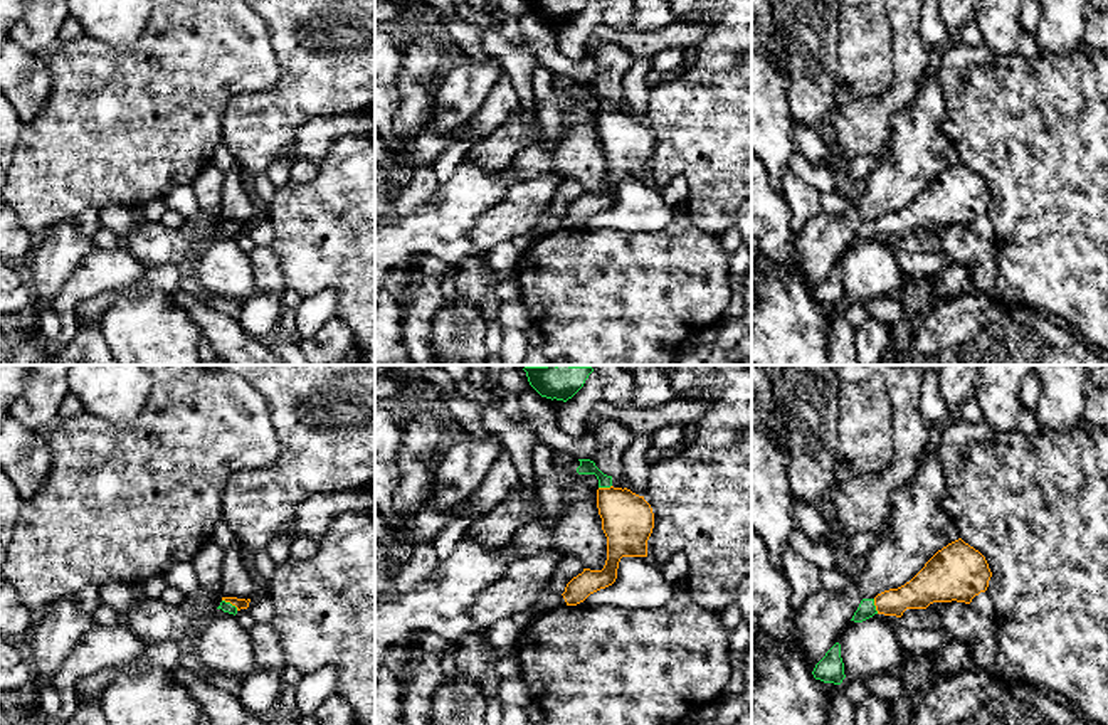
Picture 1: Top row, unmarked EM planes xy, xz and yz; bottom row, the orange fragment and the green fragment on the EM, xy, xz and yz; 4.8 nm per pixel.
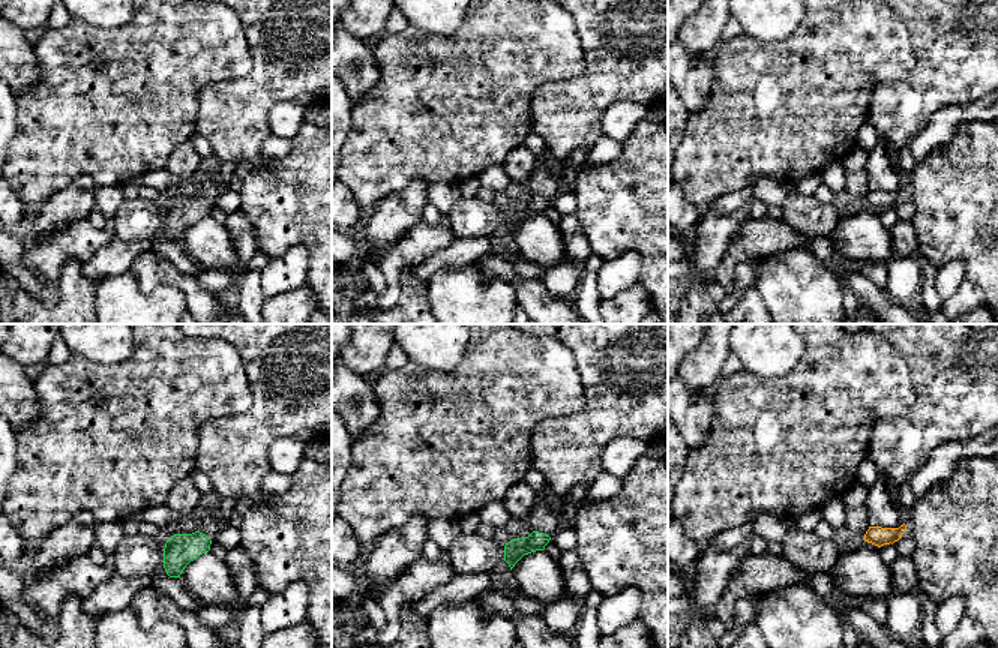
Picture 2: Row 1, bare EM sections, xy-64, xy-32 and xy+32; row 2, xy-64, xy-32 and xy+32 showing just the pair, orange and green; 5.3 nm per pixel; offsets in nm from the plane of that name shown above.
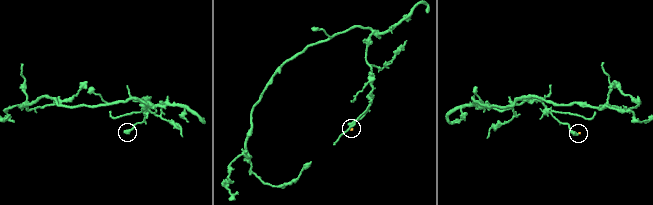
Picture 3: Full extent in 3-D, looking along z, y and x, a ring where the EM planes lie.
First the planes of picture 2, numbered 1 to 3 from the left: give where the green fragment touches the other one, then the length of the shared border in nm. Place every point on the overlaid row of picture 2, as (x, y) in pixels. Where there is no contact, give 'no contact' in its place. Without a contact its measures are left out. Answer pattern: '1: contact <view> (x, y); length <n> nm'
1: no contact
2: no contact
3: no contact

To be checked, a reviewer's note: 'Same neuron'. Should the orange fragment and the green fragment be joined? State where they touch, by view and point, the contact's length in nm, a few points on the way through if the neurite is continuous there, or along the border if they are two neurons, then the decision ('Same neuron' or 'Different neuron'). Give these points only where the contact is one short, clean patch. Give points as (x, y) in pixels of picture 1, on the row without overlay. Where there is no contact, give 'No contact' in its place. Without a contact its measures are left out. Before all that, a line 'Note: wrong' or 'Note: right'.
Note: right
Touches orange at xy (231, 226). Shared border 90 nm. Path across: xy (239, 226), (231, 226), (226, 229). Same neuron

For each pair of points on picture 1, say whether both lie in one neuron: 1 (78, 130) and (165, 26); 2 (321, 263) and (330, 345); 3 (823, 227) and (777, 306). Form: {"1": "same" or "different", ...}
{"1": "same", "2": "different", "3": "different"}

